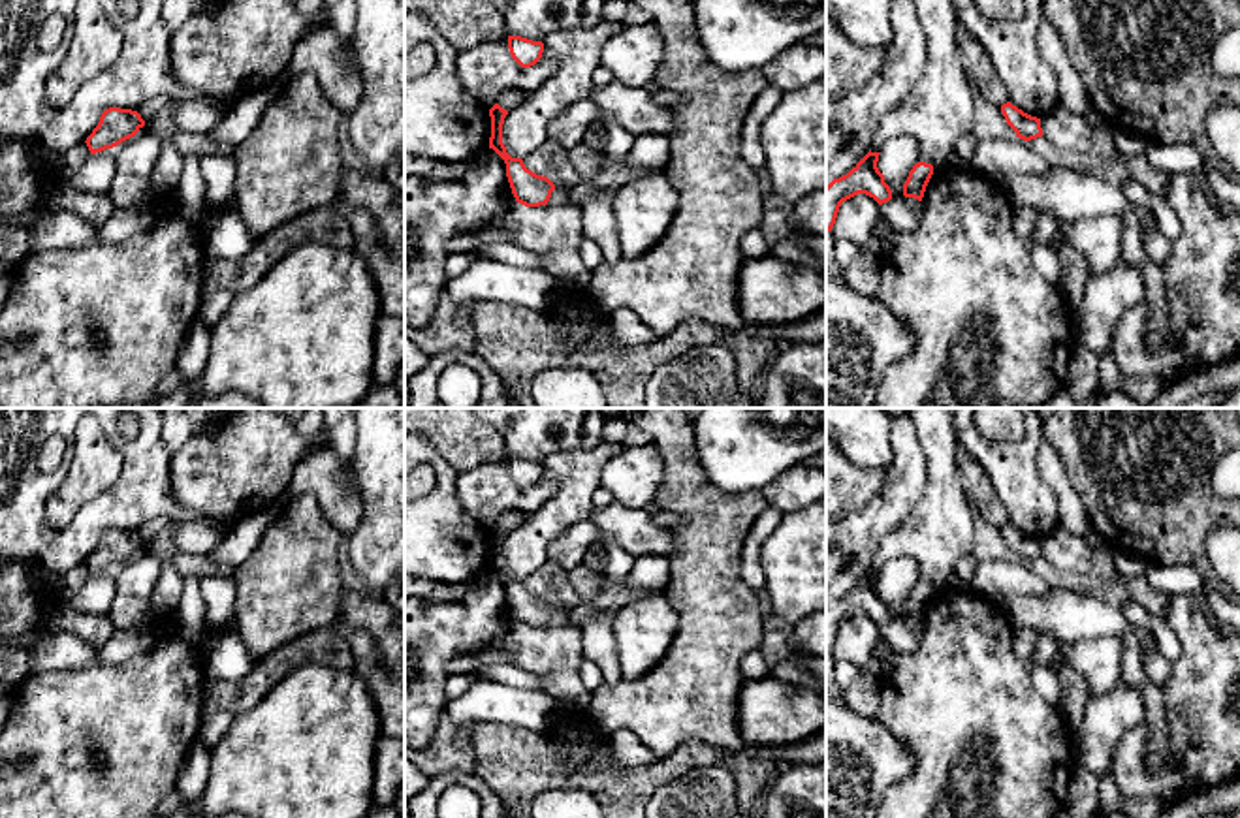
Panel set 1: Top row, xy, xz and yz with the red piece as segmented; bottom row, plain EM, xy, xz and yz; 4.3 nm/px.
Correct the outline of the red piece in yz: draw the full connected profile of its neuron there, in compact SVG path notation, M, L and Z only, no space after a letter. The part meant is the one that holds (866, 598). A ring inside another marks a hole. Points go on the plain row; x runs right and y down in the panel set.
M869 572L847 596L826 607L826 653L832 653L841 624L858 615L873 619L879 626L892 621L892 611L877 589L879 575Z

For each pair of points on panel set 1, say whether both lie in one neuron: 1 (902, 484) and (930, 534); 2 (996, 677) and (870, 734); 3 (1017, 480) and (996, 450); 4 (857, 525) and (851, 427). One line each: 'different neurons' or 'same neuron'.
1: different neurons
2: different neurons
3: same neuron
4: different neurons

